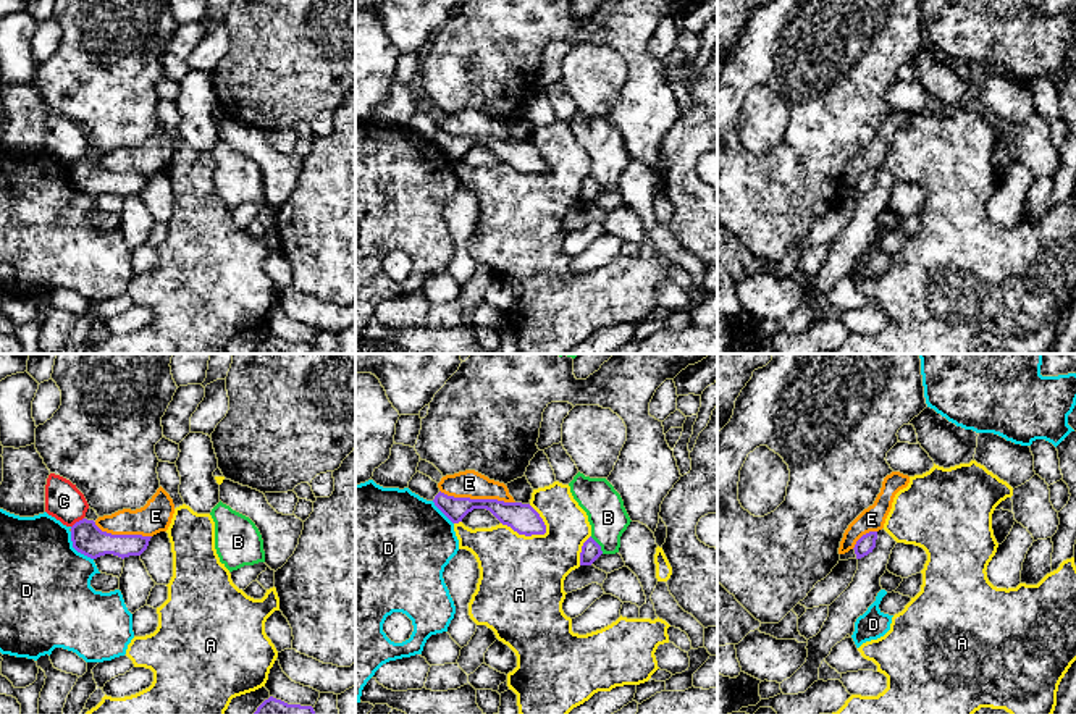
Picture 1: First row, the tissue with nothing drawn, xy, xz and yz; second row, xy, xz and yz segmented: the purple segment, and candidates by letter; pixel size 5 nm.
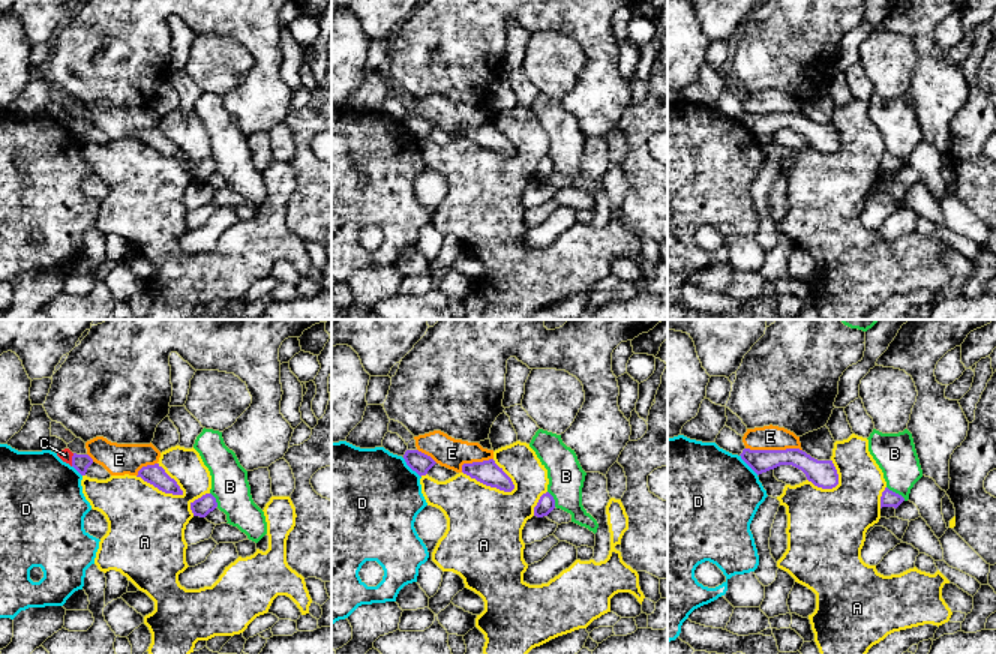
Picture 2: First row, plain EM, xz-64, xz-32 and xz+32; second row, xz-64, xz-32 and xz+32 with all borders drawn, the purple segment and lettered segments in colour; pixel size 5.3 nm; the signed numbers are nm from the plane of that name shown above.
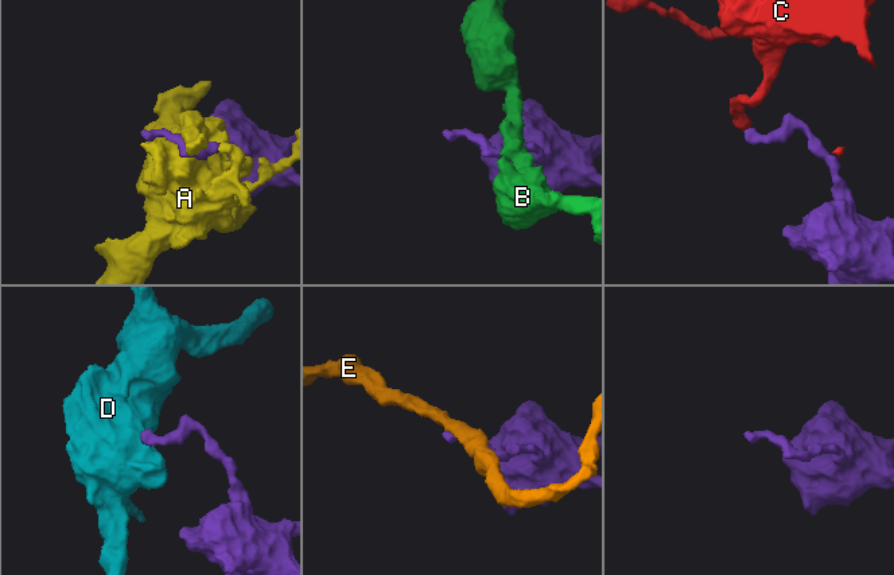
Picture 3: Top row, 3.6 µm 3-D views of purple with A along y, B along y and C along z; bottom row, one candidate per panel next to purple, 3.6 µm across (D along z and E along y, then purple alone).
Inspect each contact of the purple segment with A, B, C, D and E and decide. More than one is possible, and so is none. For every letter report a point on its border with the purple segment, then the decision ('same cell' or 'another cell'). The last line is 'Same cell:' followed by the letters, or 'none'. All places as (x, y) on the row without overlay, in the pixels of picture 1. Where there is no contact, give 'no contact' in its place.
A: contact xz (524, 172); another cell
B: contact xz (598, 183); another cell
C: contact xy (76, 160); another cell
D: contact xy (76, 188); another cell
E: contact xz (477, 138); another cell
Same cell: none

